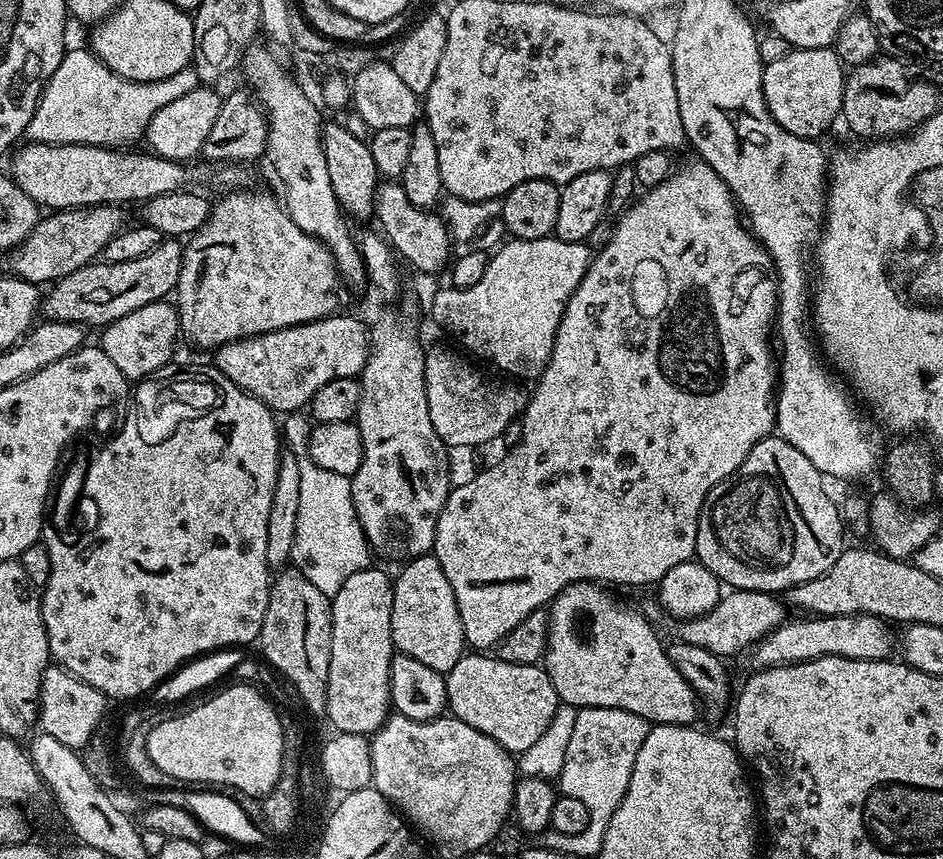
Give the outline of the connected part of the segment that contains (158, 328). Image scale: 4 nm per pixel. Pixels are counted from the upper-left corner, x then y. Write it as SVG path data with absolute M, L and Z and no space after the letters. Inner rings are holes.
M167 299L150 302L150 306L141 306L138 310L130 310L130 314L122 314L122 318L107 325L101 332L104 333L98 340L98 347L130 382L139 382L160 368L169 367L171 360L168 359L176 348L176 339L182 336L176 305Z

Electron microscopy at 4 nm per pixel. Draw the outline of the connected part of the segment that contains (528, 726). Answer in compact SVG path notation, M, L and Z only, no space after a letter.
M496 654L461 656L446 673L446 694L451 715L494 738L498 746L513 754L530 750L542 738L546 726L550 726L550 718L554 718L562 703L543 667L506 662Z

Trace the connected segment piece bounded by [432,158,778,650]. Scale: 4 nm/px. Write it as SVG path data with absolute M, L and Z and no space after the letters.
M692 158L689 164L684 164L675 169L672 175L667 176L664 181L658 186L647 189L643 193L644 197L637 199L617 219L615 222L616 229L612 232L612 237L605 242L600 248L600 253L593 255L588 262L588 269L582 278L582 282L578 282L578 286L574 290L574 294L570 298L570 302L566 302L566 310L560 319L560 325L556 331L554 338L554 350L550 354L550 362L545 366L544 372L535 381L534 387L531 389L528 397L528 405L524 407L524 414L520 428L520 444L516 444L493 468L485 467L479 471L477 477L466 486L453 487L448 493L446 502L442 506L442 514L438 514L438 526L434 534L434 546L432 552L438 558L438 562L442 566L442 574L446 574L447 580L450 582L450 590L454 590L454 598L458 602L458 610L462 618L462 626L464 627L464 639L467 647L472 650L492 650L505 640L506 637L515 630L524 618L532 611L539 608L551 605L552 599L558 595L566 586L570 586L574 582L582 582L583 580L591 580L599 582L605 586L613 586L612 584L652 584L659 585L660 580L666 574L666 570L670 570L674 566L678 566L682 562L693 559L696 554L696 539L698 538L698 518L702 506L706 502L706 494L710 494L710 490L714 486L718 486L718 482L722 482L730 474L734 474L734 470L738 470L738 466L742 466L742 462L746 462L746 454L750 454L750 450L762 437L769 435L776 427L776 394L778 391L778 368L774 363L774 348L768 345L768 335L771 337L774 332L774 321L776 318L776 302L778 299L778 284L775 279L767 276L773 275L772 258L769 256L760 241L752 235L751 231L746 227L745 221L738 215L738 205L732 197L732 191L726 186L726 182L712 169L706 161L699 158Z

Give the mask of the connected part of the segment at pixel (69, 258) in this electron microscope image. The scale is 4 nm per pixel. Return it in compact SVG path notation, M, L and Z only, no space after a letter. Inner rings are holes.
M98 204L53 211L41 218L31 234L3 257L8 267L5 269L19 280L28 280L37 286L48 286L66 274L74 274L74 270L93 263L103 253L106 244L125 230L124 210L115 204Z

